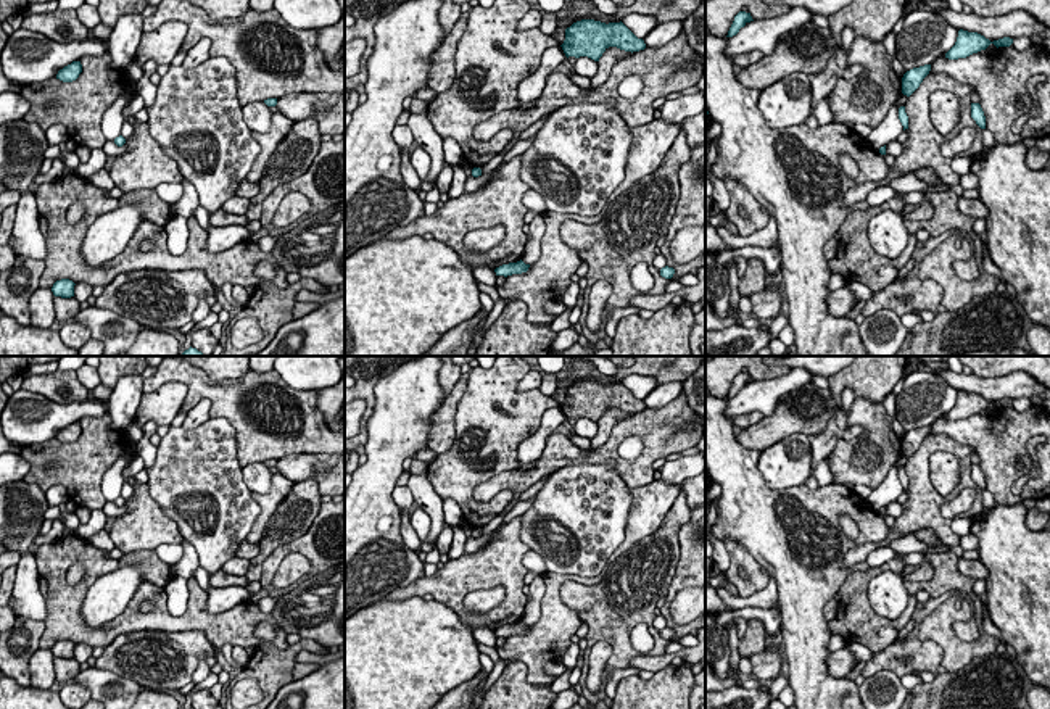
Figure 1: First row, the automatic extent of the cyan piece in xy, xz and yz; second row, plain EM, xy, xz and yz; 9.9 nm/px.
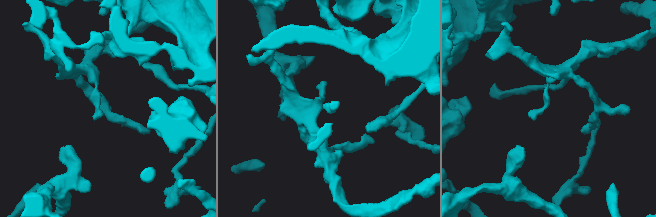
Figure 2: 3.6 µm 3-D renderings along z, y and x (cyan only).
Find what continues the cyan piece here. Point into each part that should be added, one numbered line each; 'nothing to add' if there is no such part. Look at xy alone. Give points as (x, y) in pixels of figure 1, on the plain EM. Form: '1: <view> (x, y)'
nothing to add

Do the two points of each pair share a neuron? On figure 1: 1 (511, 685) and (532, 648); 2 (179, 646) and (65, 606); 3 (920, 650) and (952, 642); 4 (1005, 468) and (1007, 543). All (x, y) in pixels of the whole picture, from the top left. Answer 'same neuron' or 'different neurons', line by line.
1: different neurons
2: different neurons
3: different neurons
4: different neurons

